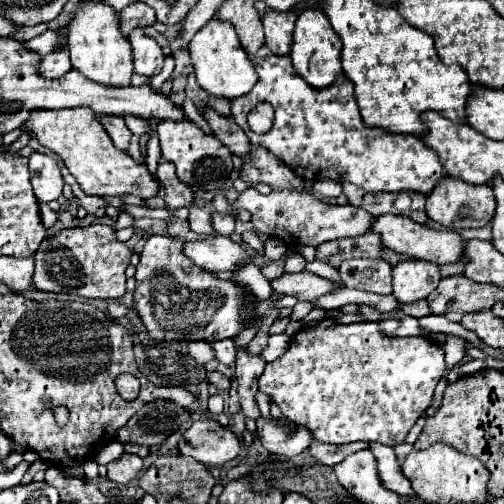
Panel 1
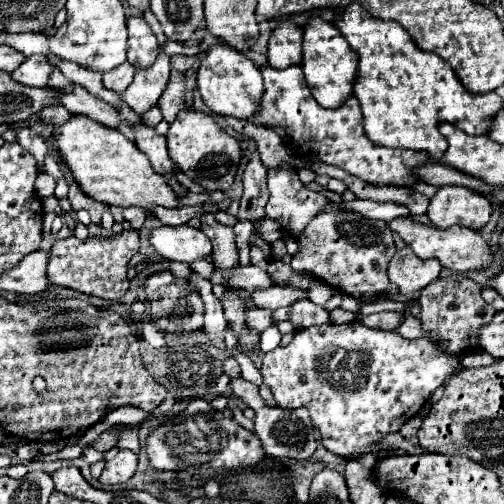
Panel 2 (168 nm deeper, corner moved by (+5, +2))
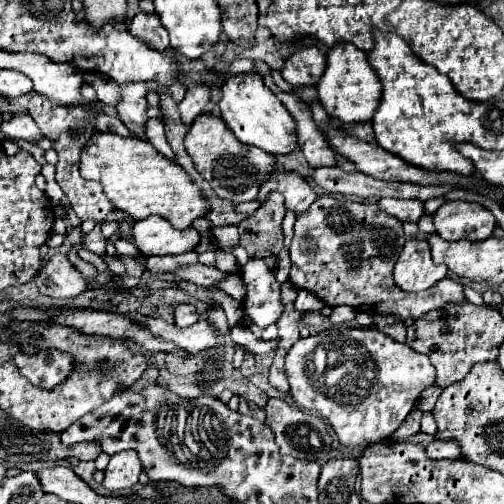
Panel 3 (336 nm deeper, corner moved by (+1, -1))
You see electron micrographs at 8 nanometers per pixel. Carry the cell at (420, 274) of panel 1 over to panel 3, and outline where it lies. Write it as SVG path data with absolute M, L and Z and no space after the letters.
M408 239L394 267L394 281L402 291L424 291L446 277L448 267L436 265L426 239Z

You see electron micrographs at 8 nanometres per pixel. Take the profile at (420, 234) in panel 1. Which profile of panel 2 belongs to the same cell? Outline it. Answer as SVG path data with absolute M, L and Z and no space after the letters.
M396 218L388 222L388 228L398 234L406 246L410 246L418 258L436 258L444 268L456 270L456 272L468 272L468 270L480 270L490 264L490 248L488 242L482 240L482 236L476 230L452 226L446 230L438 230L434 226L424 226L414 222L412 218Z

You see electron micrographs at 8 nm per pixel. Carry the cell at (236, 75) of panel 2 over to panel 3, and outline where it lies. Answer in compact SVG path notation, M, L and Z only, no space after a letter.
M252 73L232 75L220 89L222 89L222 99L218 103L220 115L238 141L242 141L244 145L254 145L270 155L284 155L298 149L296 123L292 115L276 99L276 95L264 85L260 75L252 75Z

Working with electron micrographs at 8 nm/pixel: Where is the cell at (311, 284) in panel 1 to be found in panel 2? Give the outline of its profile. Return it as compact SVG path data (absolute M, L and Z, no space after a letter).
M244 266L244 268L238 268L234 274L214 272L212 274L212 284L228 284L232 288L246 290L248 294L252 294L256 290L268 290L268 288L276 286L272 276L258 266Z

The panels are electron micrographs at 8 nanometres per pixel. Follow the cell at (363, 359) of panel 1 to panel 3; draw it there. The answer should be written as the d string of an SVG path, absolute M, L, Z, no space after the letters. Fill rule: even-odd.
M348 327L338 333L324 331L294 343L286 355L286 375L290 381L290 393L298 407L316 409L332 425L344 447L364 449L392 437L404 417L416 407L420 393L434 383L436 371L428 355L416 353L406 343L398 343L378 329ZM332 353L338 353L340 361L332 363Z

